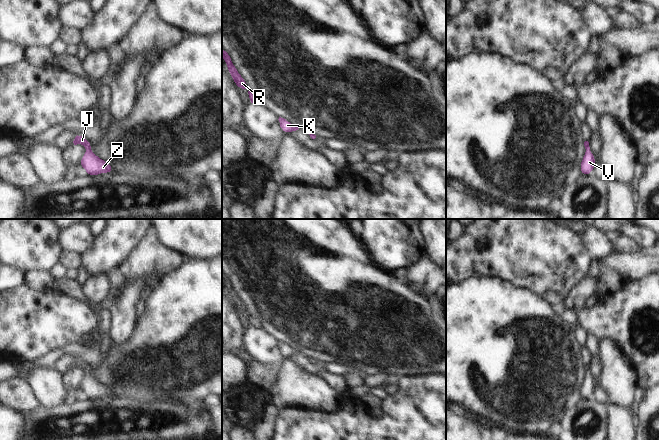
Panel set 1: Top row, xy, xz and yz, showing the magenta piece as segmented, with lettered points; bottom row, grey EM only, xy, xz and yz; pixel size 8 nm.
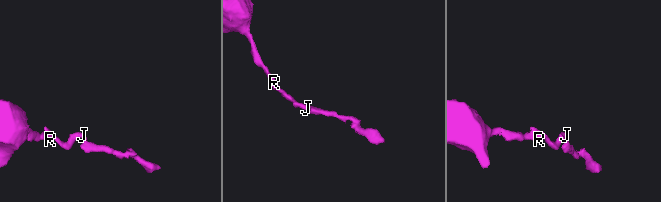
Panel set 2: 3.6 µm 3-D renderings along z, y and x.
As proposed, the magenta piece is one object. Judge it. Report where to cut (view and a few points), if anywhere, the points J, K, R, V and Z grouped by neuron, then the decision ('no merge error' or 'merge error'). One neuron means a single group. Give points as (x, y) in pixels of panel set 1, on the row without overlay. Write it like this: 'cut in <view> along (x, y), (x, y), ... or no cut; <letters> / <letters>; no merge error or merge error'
no cut; J K R V Z; no merge error

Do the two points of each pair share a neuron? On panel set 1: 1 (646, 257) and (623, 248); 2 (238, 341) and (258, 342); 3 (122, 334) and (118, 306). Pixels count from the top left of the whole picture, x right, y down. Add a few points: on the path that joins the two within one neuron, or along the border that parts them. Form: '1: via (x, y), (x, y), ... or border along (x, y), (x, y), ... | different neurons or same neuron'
1: border along (640, 248), (631, 253), (616, 253), (613, 251) | different neurons
2: border along (246, 328), (244, 336), (245, 348) | different neurons
3: via (122, 327), (122, 313) | same neuron

